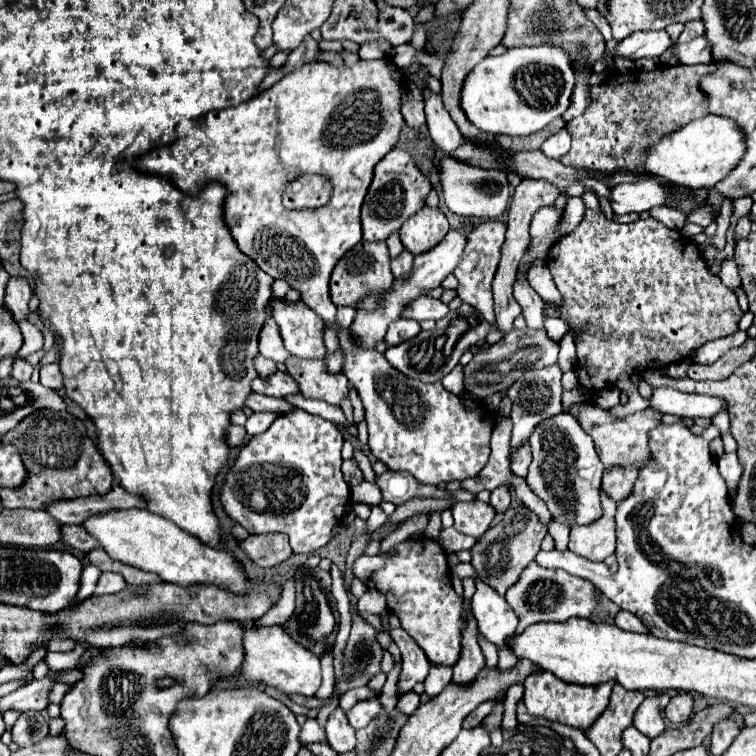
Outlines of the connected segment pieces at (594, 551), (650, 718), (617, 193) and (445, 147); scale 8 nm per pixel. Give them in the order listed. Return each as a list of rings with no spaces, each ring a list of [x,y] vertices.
[[[602,493],[604,517],[592,525],[578,527],[574,525],[570,531],[568,549],[588,561],[604,561],[608,555],[616,551],[616,531],[614,531],[614,513],[617,505]]]
[[[658,693],[658,695],[646,697],[644,703],[638,707],[638,711],[634,713],[634,727],[650,739],[660,735],[666,729],[662,711],[668,705],[668,701],[670,701],[668,693]]]
[[[642,181],[642,183],[622,183],[610,187],[610,207],[616,215],[624,213],[642,213],[656,205],[668,205],[672,199],[672,191],[662,187],[656,181]]]
[[[430,93],[426,97],[426,123],[428,123],[428,129],[430,129],[432,141],[446,155],[450,155],[452,151],[456,151],[462,145],[464,137],[458,131],[456,123],[450,119],[448,111],[444,109],[444,105],[440,101],[440,95]]]

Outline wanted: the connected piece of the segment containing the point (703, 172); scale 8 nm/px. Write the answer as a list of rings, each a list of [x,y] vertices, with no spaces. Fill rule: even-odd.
[[[708,115],[690,121],[678,131],[662,135],[656,145],[648,147],[646,171],[652,175],[662,175],[670,183],[694,189],[708,189],[714,187],[730,169],[736,167],[742,153],[744,153],[744,137],[740,129],[726,117]]]

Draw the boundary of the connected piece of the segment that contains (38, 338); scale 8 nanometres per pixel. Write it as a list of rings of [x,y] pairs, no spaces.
[[[26,319],[20,321],[18,325],[22,327],[22,335],[24,335],[24,345],[22,345],[18,357],[20,357],[20,359],[26,359],[26,357],[32,355],[34,351],[40,351],[44,341],[42,341],[42,333],[40,333],[32,323],[28,323]]]

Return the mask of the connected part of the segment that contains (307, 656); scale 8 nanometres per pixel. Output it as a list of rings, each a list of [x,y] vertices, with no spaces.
[[[244,625],[244,663],[242,663],[242,685],[274,687],[286,695],[314,695],[322,683],[320,659],[304,645],[296,643],[284,625],[256,627]]]

